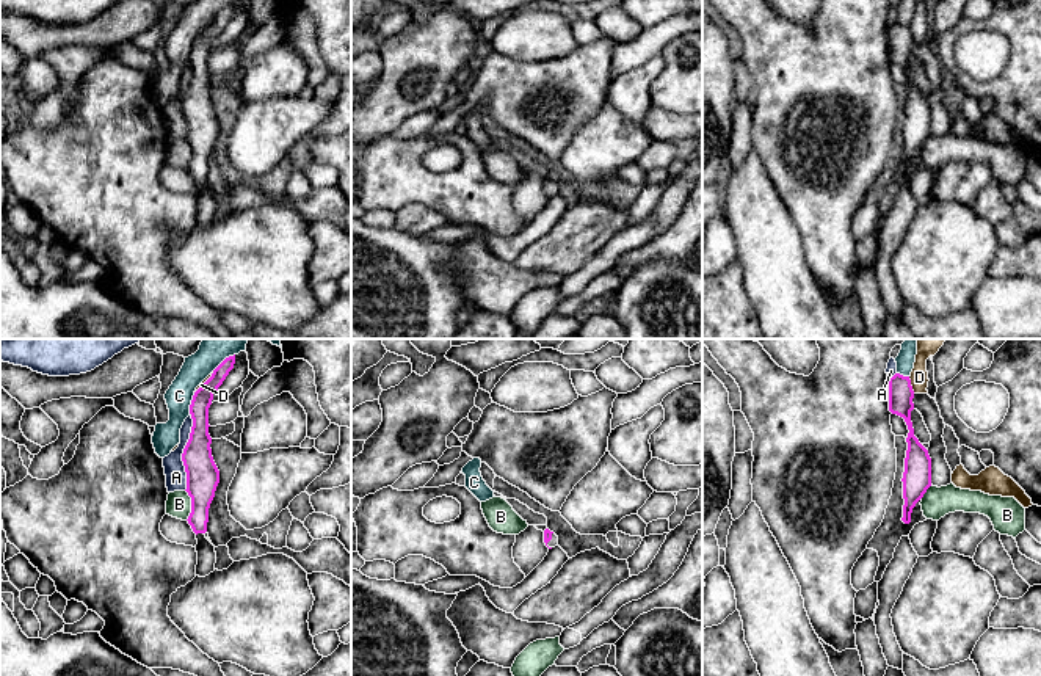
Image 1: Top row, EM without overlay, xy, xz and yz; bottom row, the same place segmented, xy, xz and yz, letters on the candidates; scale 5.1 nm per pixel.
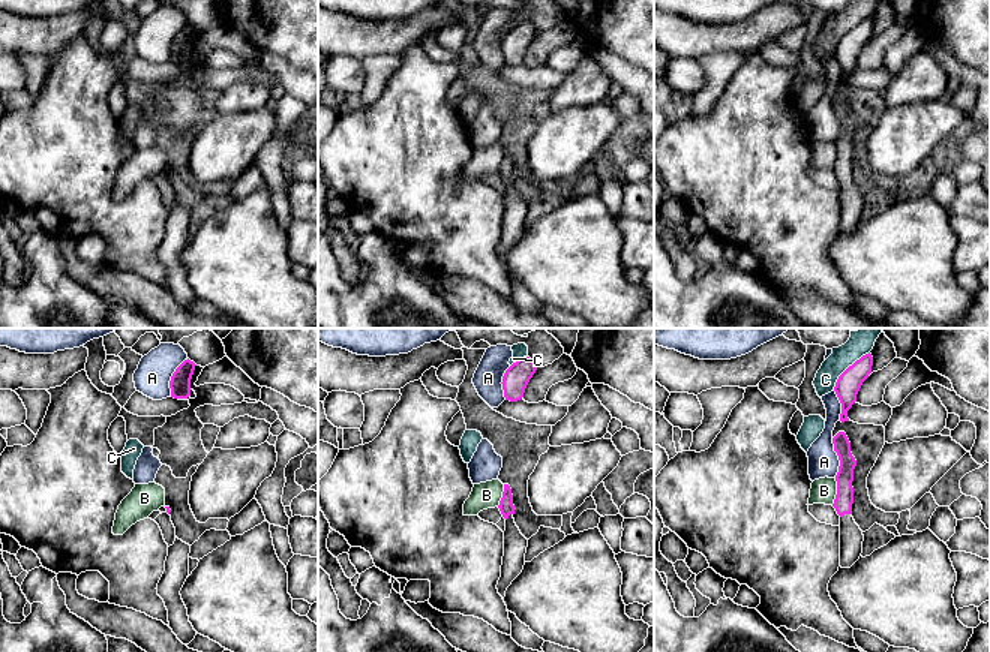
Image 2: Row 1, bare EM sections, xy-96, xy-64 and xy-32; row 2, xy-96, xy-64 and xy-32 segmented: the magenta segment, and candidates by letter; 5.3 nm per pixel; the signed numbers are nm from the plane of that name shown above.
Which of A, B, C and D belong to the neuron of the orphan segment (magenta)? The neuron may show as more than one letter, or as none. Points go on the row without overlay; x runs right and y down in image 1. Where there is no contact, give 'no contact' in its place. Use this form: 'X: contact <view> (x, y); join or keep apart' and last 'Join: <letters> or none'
A: contact xy (184, 101); keep apart
B: contact xy (192, 154); keep apart
C: contact xy (192, 52); keep apart
D: contact yz (910, 33); keep apart
Join: none

